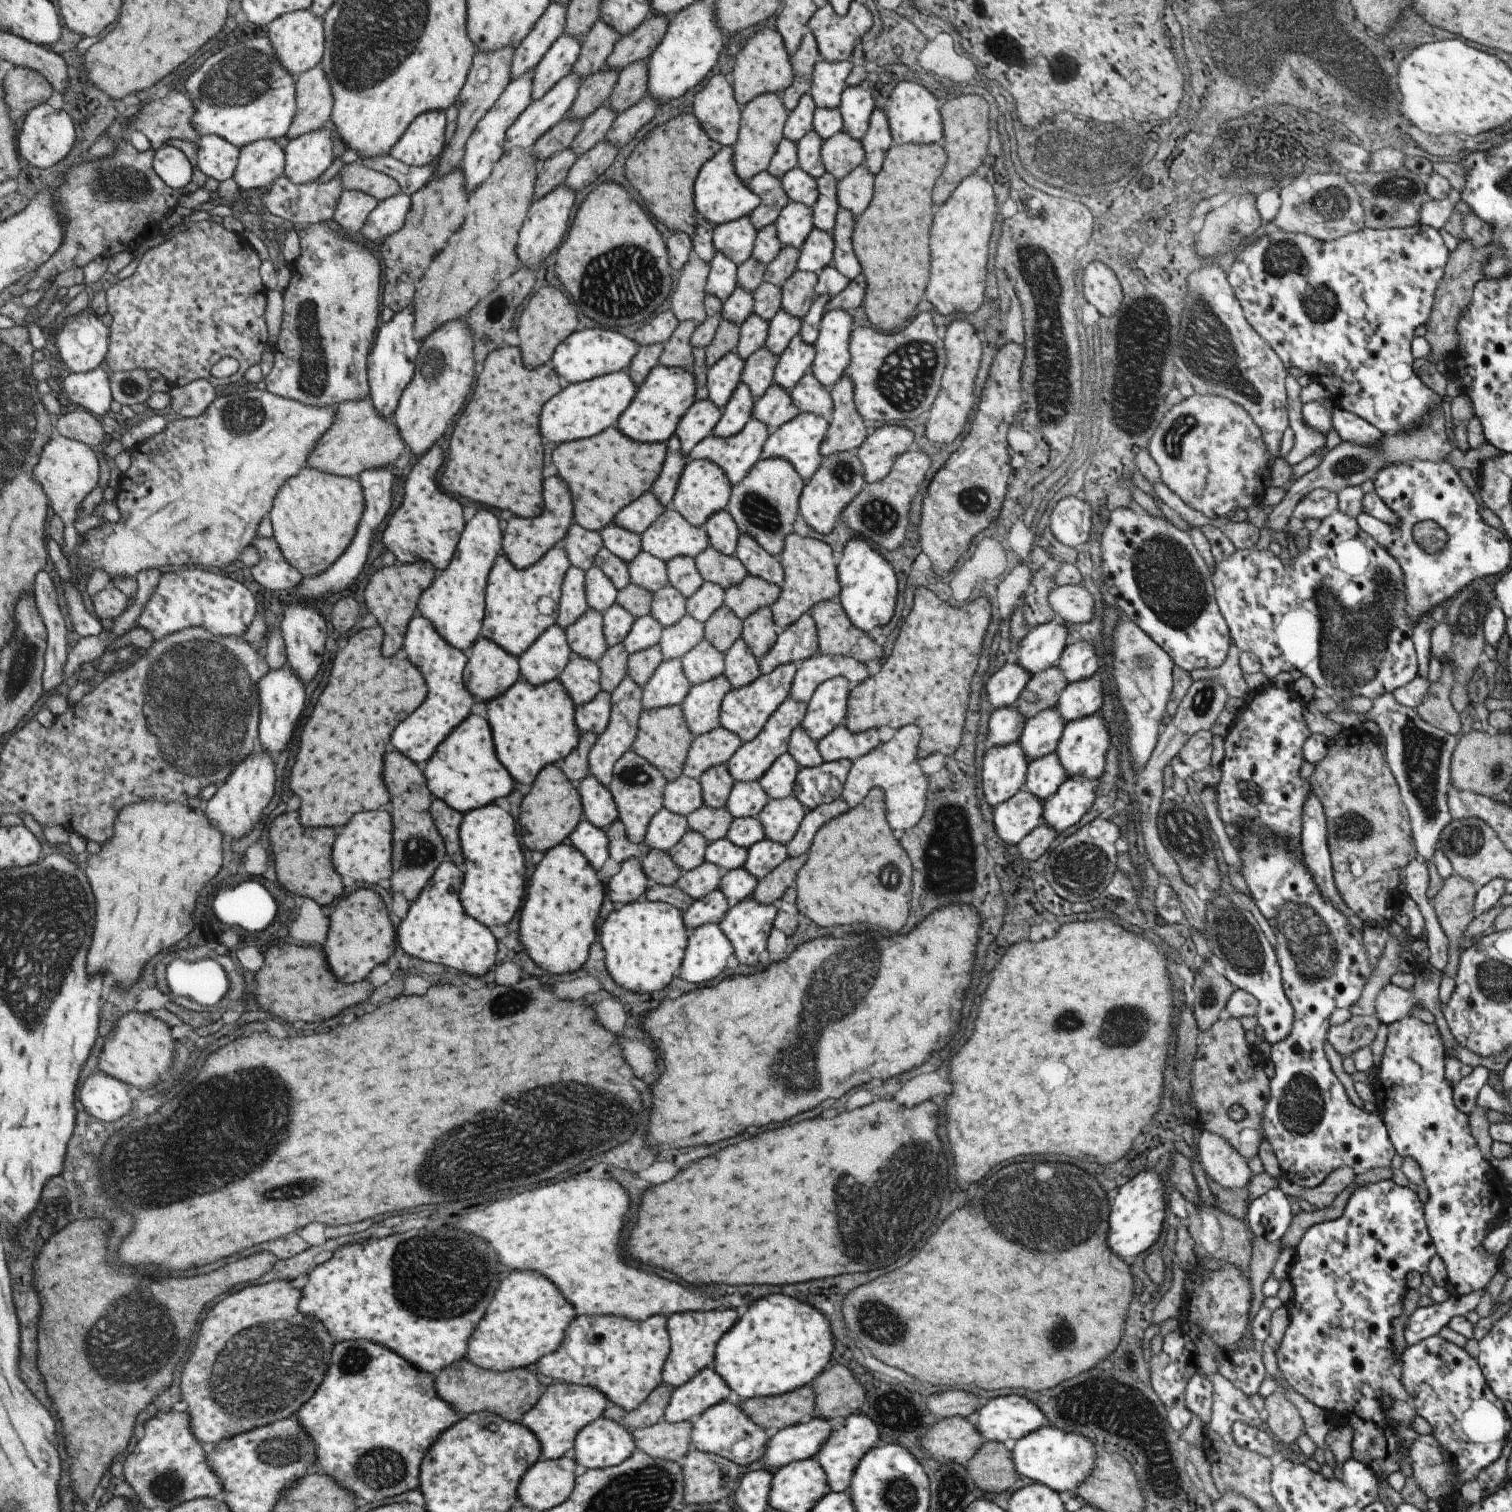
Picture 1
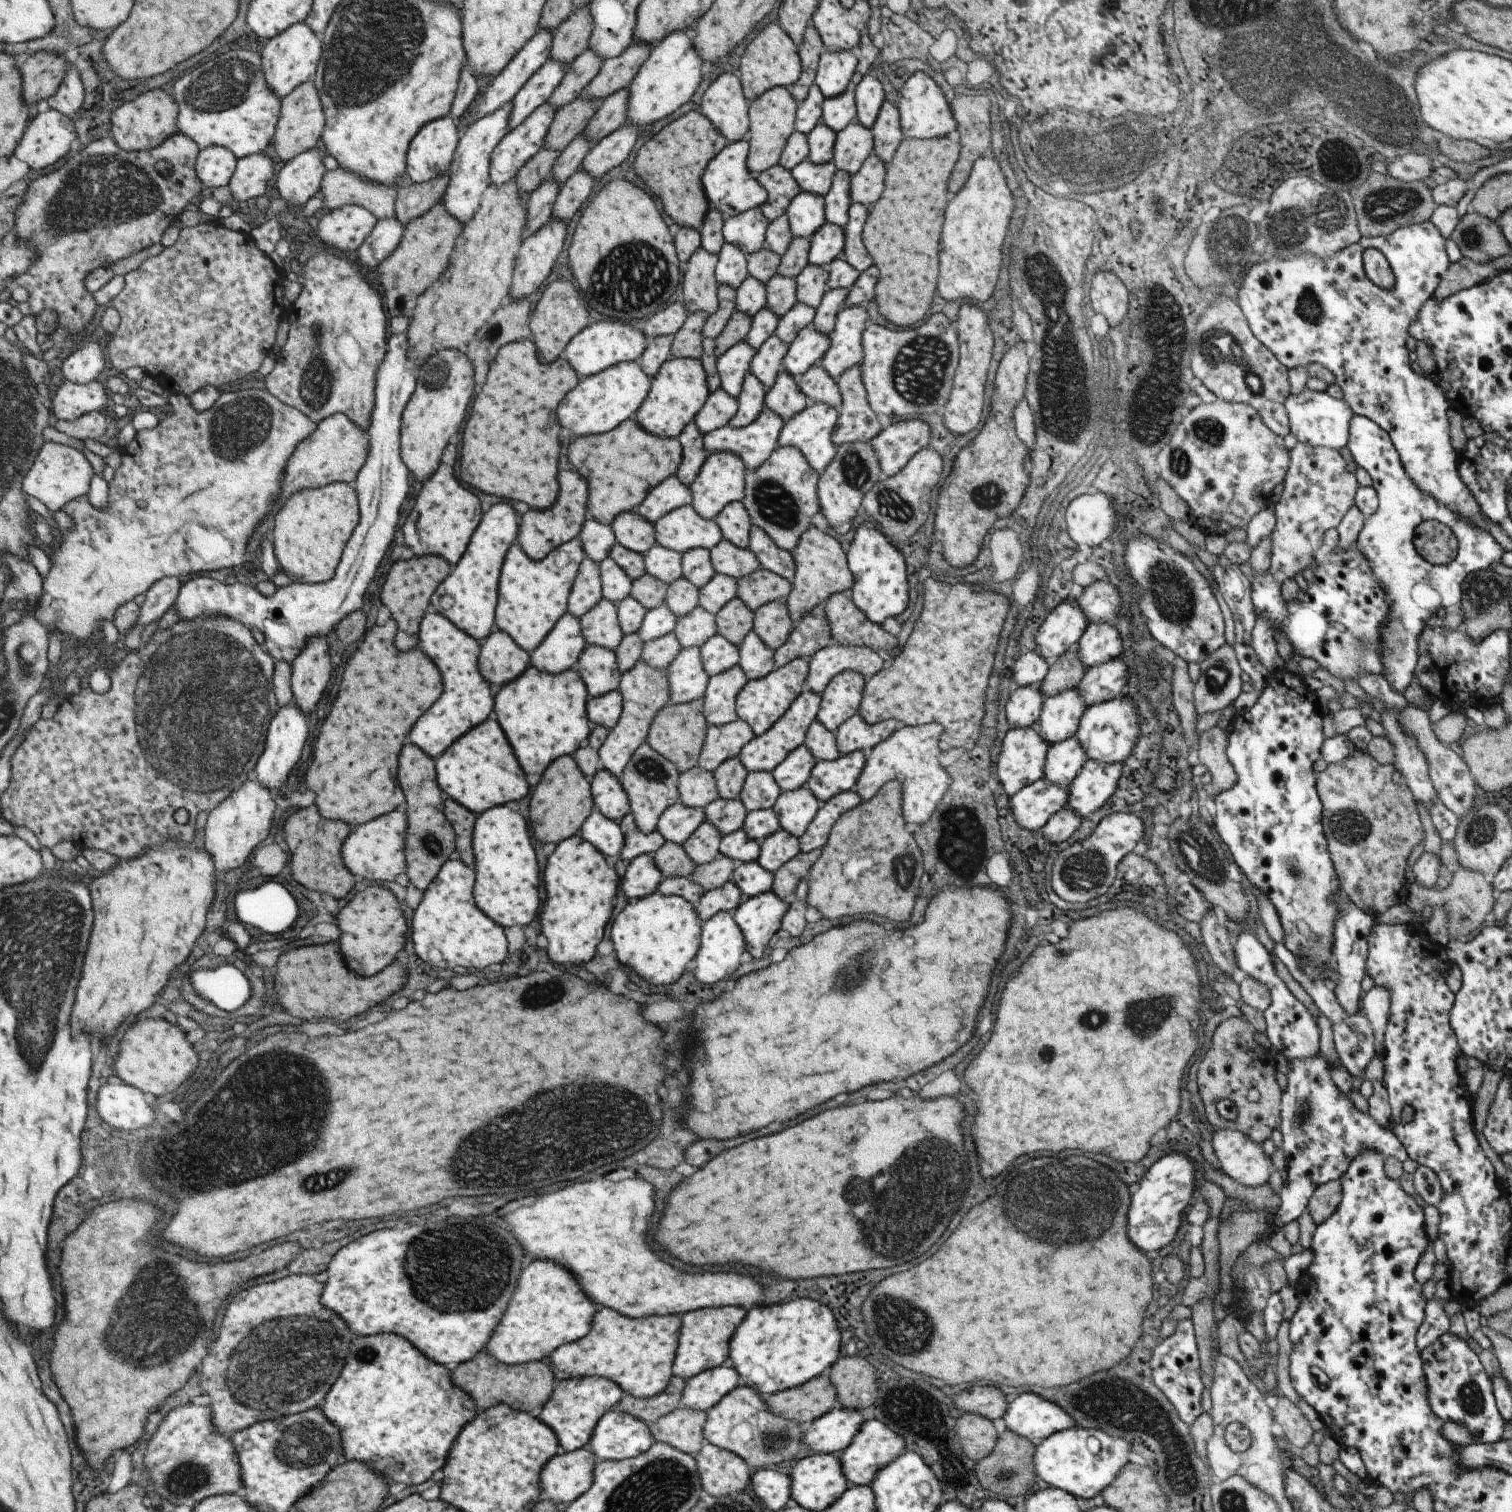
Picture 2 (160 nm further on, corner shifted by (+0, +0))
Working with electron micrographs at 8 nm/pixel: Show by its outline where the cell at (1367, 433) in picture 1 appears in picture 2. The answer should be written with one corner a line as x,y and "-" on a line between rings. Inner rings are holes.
1353,415
1348,424
1345,447
1354,462
1368,472
1372,480
1371,487
1378,498
1375,512
1362,522
1356,545
1363,558
1366,558
1372,577
1387,595
1388,613
1380,624
1380,663
1391,690
1401,695
1414,679
1417,635
1426,619
1435,615
1439,608
1459,604
1464,578
1473,571
1489,569
1491,564
1499,563
1503,550
1489,533
1472,523
1466,523
1448,507
1437,504
1433,497
1417,490
1405,474
1389,435
1378,424
1368,418
-
1429,519
1448,526
1458,544
1454,558
1444,565
1432,565
1421,558
1412,543
1416,526

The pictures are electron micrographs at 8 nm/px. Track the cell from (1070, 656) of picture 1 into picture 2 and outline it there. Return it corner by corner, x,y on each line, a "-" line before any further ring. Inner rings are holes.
1088,623
1075,646
1084,670
1117,657
1121,648
1119,631
1107,623

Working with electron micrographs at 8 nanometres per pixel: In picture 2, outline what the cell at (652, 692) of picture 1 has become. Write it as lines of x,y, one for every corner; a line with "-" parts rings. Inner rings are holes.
700,647
681,648
665,670
669,702
686,703
702,698
708,676
700,659

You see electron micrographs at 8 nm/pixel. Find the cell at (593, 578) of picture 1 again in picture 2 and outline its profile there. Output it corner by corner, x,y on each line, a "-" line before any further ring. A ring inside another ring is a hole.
609,556
599,564
601,596
603,599
617,604
630,594
632,578

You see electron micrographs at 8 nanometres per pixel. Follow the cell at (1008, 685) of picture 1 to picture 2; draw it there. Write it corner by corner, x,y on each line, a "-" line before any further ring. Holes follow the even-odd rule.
1037,650
1020,652
1011,669
1014,682
1019,686
1039,684
1048,671
1046,660

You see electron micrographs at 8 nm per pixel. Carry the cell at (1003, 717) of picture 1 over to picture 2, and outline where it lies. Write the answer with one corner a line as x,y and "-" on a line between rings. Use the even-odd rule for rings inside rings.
1020,686
1009,695
1005,705
1006,719
1014,728
1025,728
1037,722
1044,696
1039,686

